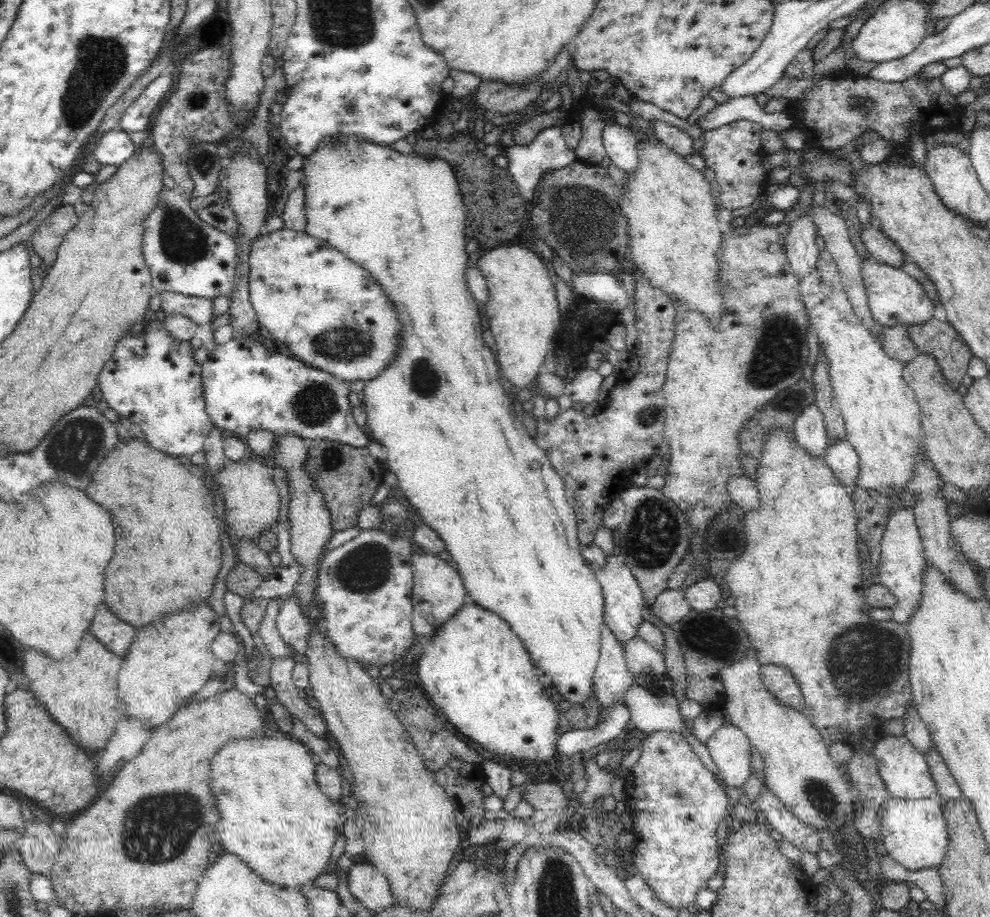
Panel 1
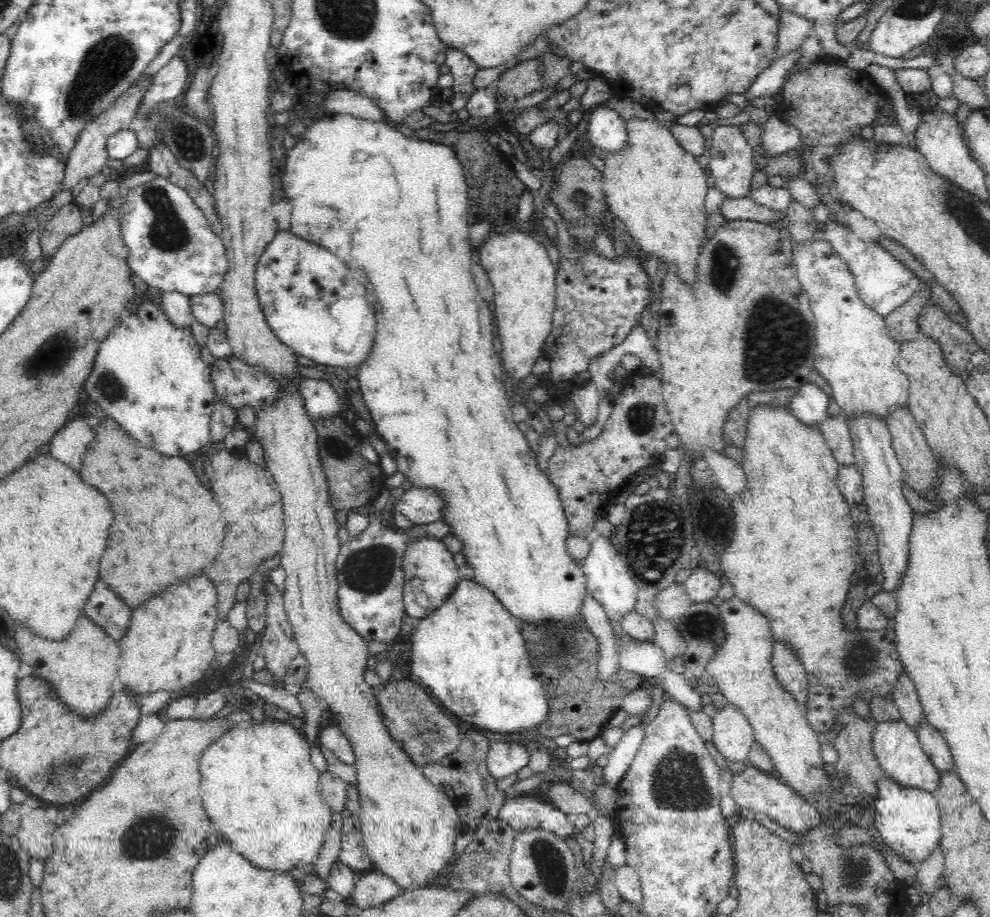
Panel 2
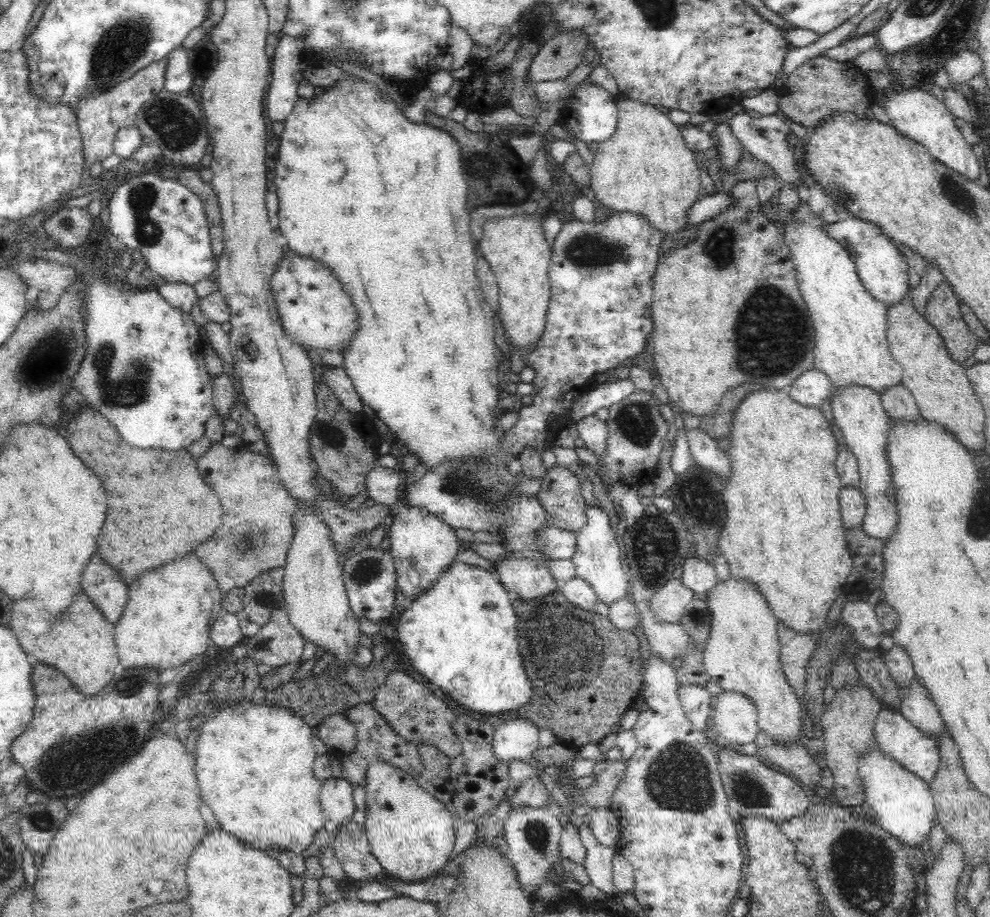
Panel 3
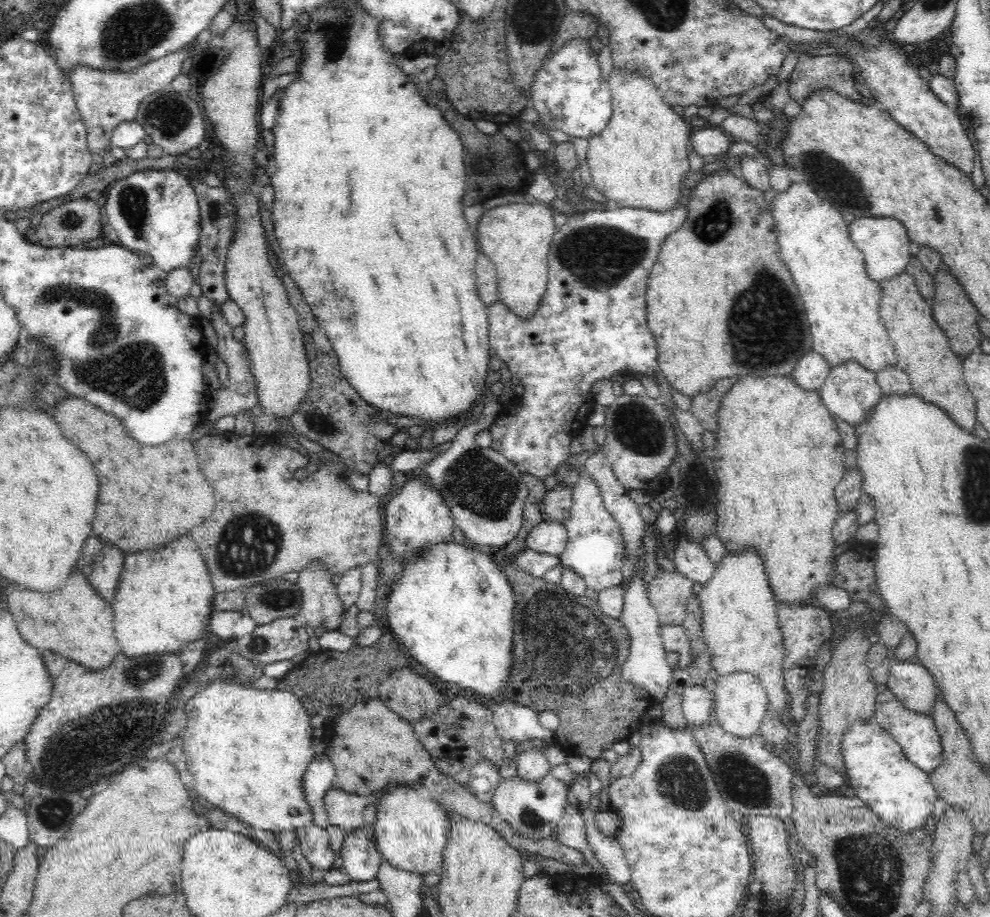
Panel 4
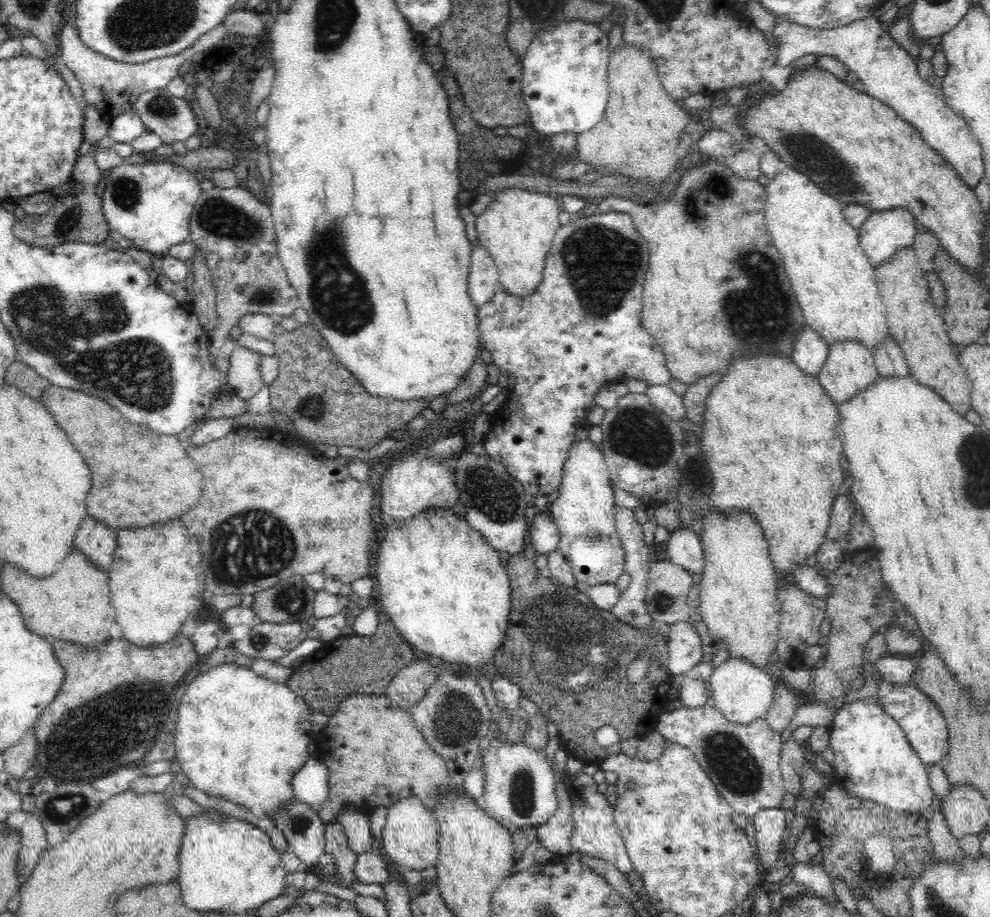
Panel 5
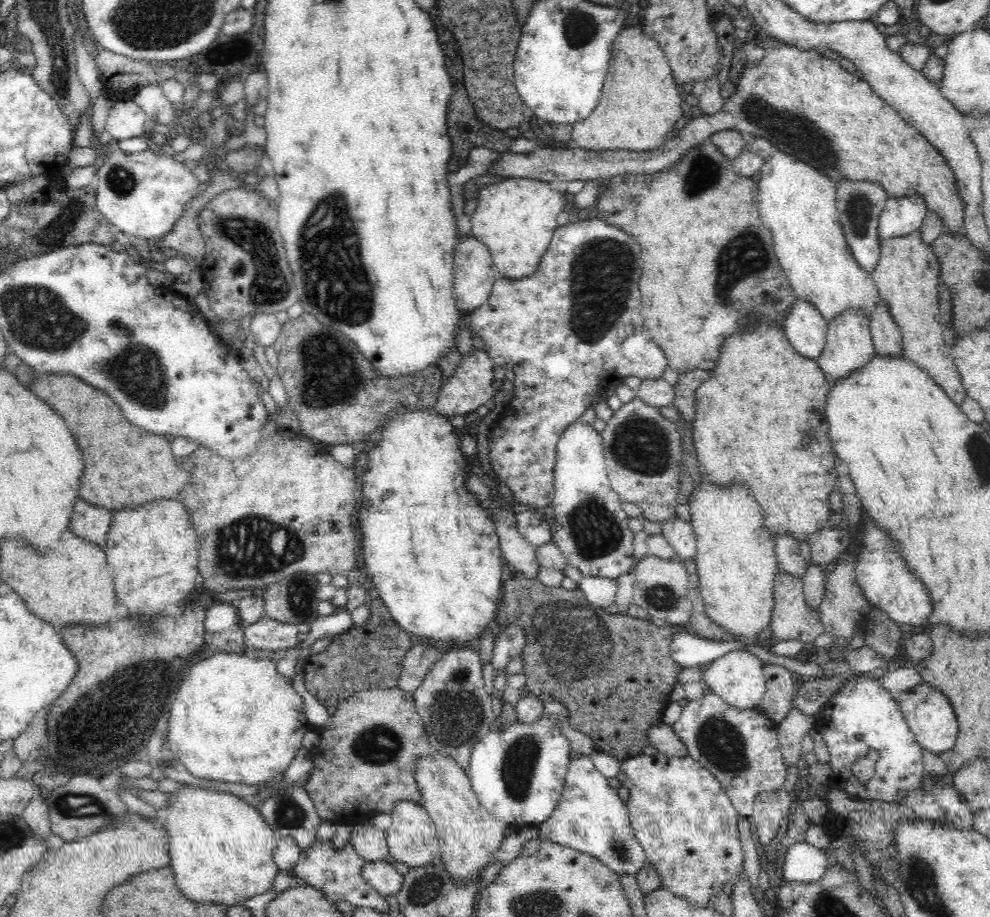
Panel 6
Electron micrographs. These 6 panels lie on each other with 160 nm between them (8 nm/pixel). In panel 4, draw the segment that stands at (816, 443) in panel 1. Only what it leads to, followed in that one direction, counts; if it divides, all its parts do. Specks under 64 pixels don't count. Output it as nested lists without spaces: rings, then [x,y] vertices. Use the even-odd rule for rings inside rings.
[[[812,350],[798,362],[794,368],[793,382],[805,392],[820,394],[822,386],[827,382],[831,368],[828,362]]]

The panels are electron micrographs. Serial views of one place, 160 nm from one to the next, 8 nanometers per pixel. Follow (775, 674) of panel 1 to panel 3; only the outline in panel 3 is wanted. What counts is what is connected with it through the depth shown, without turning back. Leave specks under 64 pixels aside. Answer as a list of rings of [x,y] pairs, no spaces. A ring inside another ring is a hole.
[[[777,624],[777,626],[779,665],[797,697],[804,701],[806,696],[806,670],[810,656],[816,648],[818,635],[797,634],[794,630],[782,624]]]

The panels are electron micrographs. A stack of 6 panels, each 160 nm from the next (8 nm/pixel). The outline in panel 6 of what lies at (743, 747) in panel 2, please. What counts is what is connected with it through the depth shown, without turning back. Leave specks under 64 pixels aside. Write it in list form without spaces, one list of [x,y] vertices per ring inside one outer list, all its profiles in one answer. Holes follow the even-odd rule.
[[[745,648],[733,650],[712,661],[702,676],[703,682],[709,686],[712,693],[718,695],[726,705],[738,710],[760,709],[767,689],[765,674],[761,658]]]

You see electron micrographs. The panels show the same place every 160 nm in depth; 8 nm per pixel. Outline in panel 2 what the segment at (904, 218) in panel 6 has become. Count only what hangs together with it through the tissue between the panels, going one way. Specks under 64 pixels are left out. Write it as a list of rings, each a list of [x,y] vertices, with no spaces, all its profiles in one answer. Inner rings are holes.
[[[751,197],[739,199],[725,199],[720,212],[727,220],[751,220],[754,222],[772,222],[784,220],[785,211],[768,209],[768,207],[756,205]],[[829,221],[826,228],[822,230],[822,233],[820,234],[819,230],[817,230],[816,234],[817,237],[822,236],[821,238],[828,241],[833,247],[833,250],[844,259],[844,262],[854,275],[854,284],[858,296],[862,299],[862,302],[864,302],[869,309],[872,309],[876,314],[878,314],[879,317],[884,319],[885,316],[893,313],[897,308],[904,306],[910,298],[923,288],[921,279],[918,278],[910,269],[906,268],[906,266],[894,260],[894,257],[892,257],[890,253],[887,253],[886,250],[882,249],[876,241],[864,242],[858,239],[858,237],[852,233],[850,228],[834,221]]]

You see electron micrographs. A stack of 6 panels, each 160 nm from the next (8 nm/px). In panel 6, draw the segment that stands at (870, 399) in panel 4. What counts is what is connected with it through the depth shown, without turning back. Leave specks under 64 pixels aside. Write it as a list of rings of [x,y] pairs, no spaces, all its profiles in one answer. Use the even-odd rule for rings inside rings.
[[[846,311],[834,317],[827,324],[826,348],[822,351],[818,365],[833,387],[838,382],[842,382],[844,378],[850,378],[854,372],[870,366],[870,362],[874,360],[875,356],[868,315],[858,313],[858,311]]]

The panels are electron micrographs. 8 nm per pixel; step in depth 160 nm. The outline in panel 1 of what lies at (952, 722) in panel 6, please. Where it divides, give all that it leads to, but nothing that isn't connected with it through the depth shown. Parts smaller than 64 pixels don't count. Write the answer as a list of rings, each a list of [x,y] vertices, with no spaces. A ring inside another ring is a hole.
[[[880,735],[872,755],[876,759],[878,772],[889,798],[916,800],[936,797],[936,787],[934,786],[925,754],[914,749],[905,736]]]

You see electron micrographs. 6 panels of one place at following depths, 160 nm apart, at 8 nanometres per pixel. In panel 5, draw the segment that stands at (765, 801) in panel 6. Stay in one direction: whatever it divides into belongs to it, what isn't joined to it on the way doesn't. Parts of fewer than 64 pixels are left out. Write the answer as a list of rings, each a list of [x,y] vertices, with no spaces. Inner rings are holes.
[[[782,808],[766,809],[757,812],[752,817],[756,831],[756,843],[758,843],[757,858],[766,873],[776,870],[784,848],[782,843],[786,827],[784,814],[785,811]]]

